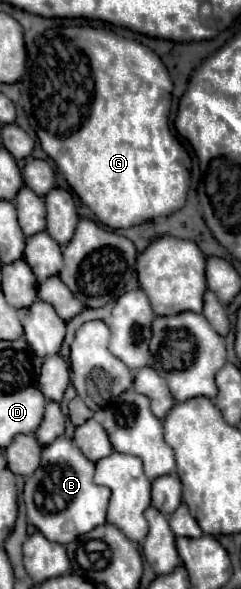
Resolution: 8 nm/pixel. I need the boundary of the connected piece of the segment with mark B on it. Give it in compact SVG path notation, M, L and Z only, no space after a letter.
M66 435L54 439L54 443L42 449L40 467L24 483L24 503L28 521L48 539L62 545L74 541L78 535L106 523L106 505L110 489L94 485L94 463L82 455Z

